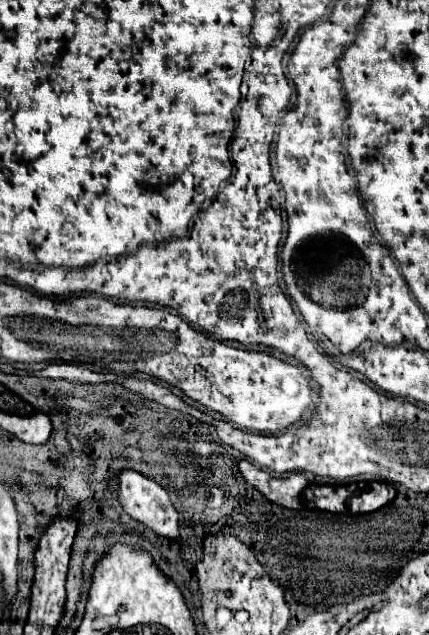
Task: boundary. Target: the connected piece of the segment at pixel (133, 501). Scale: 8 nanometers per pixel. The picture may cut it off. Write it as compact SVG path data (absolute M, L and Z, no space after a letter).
M124 470L120 474L120 500L132 518L156 534L172 540L178 538L178 512L168 494L154 480L136 470Z

